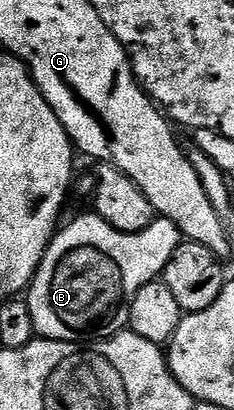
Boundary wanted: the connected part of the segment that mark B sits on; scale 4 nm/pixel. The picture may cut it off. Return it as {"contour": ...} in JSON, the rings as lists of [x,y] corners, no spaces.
{"contour":[[[96,212],[81,214],[74,222],[66,221],[49,241],[47,252],[37,269],[37,275],[29,283],[27,301],[31,308],[31,320],[35,320],[37,338],[50,338],[52,342],[84,342],[112,338],[128,327],[131,304],[148,282],[156,282],[167,268],[167,260],[183,241],[179,228],[171,220],[154,217],[153,223],[143,232],[128,234],[119,232],[107,224]]]}

